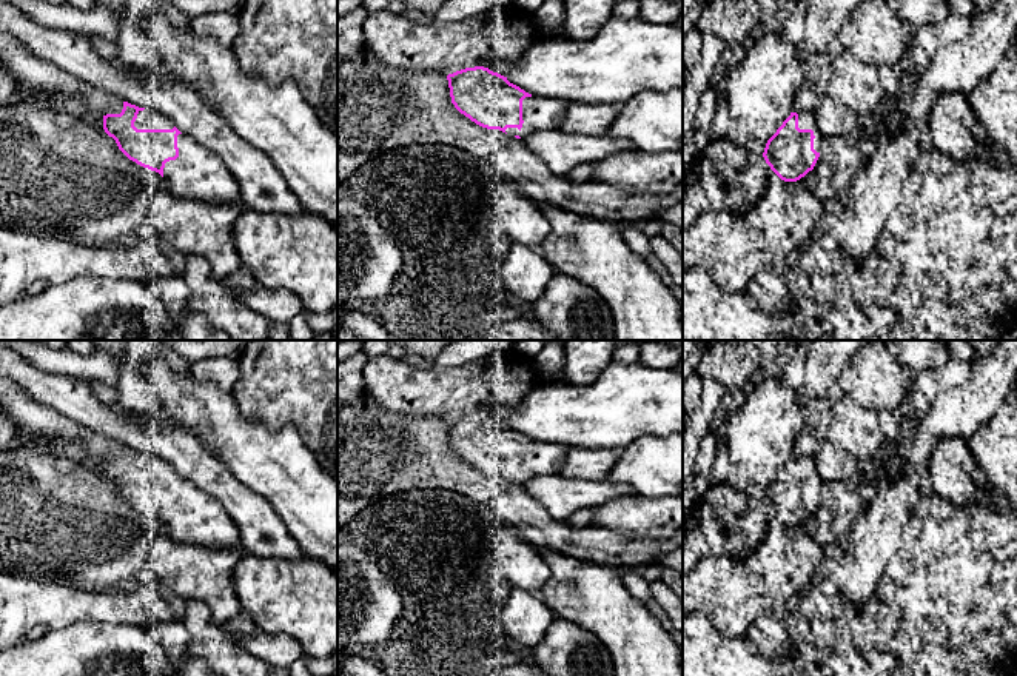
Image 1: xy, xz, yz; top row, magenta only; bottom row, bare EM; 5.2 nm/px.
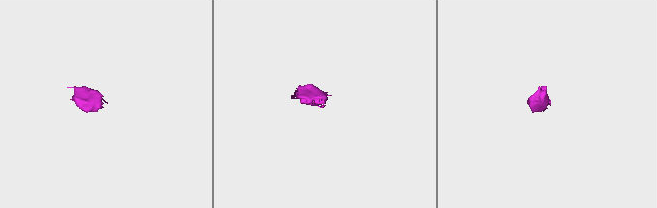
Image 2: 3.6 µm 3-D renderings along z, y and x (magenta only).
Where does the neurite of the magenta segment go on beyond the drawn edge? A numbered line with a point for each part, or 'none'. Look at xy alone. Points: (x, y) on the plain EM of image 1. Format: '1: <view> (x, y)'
1: xy (147, 464)

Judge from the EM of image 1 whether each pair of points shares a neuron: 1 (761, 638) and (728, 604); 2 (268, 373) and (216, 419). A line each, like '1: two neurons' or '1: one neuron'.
1: two neurons
2: two neurons

